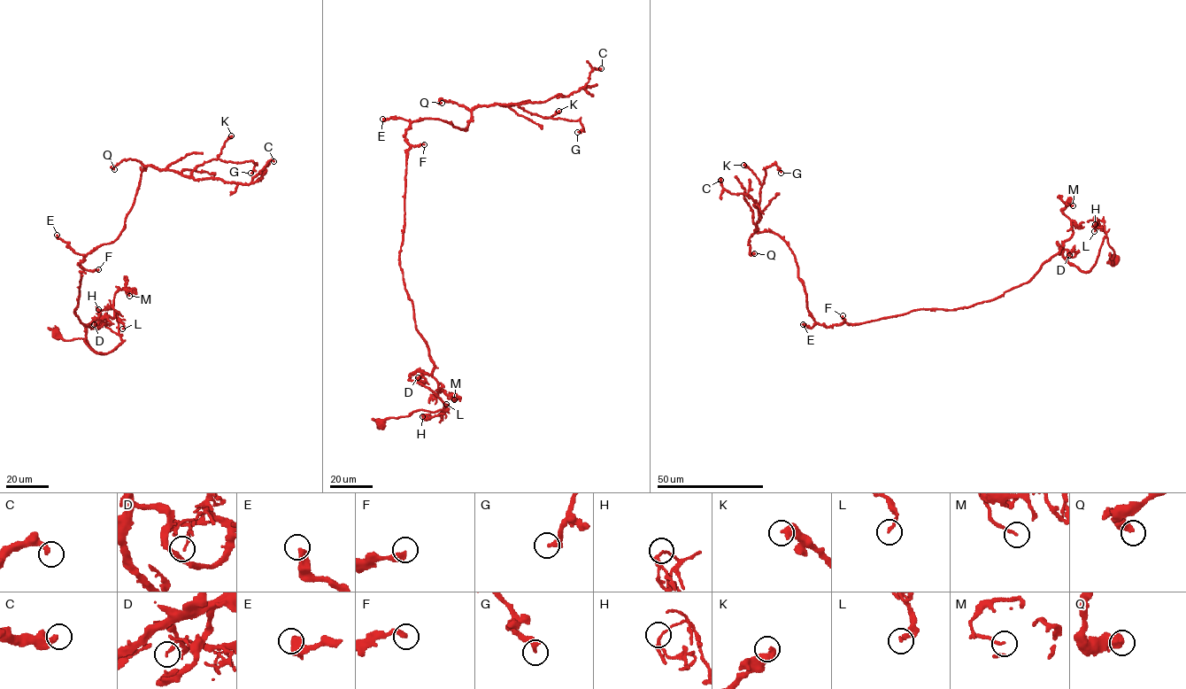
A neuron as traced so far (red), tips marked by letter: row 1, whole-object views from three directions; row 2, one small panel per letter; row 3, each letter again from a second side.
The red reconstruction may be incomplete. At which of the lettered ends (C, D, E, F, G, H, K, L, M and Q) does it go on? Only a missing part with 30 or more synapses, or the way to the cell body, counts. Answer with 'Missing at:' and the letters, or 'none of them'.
Missing at: none of them

